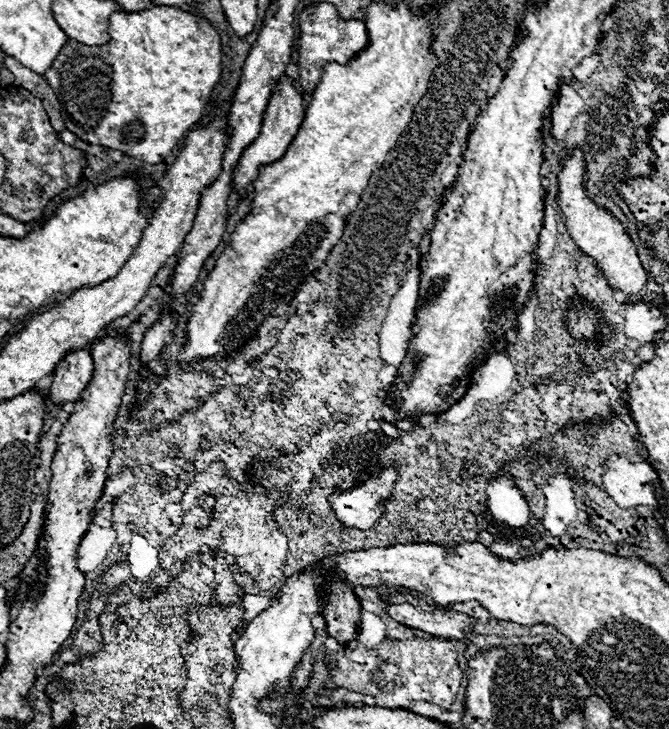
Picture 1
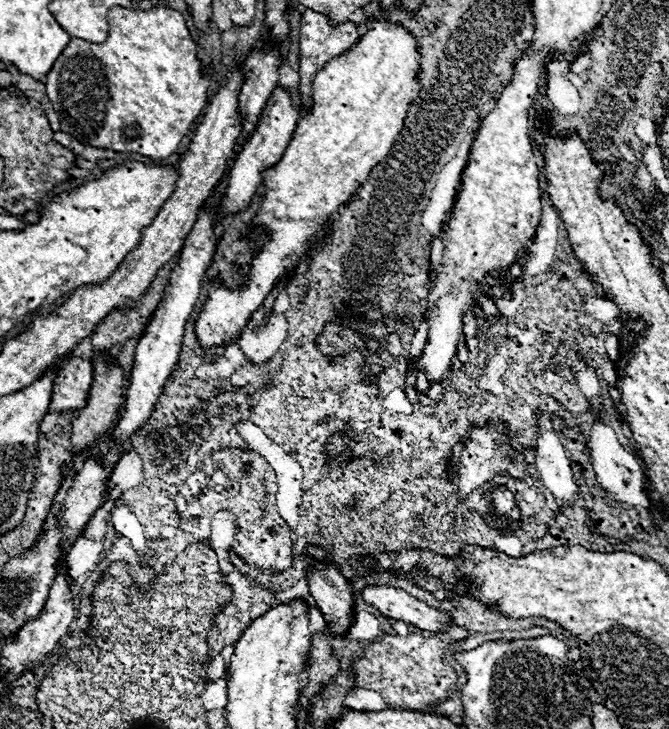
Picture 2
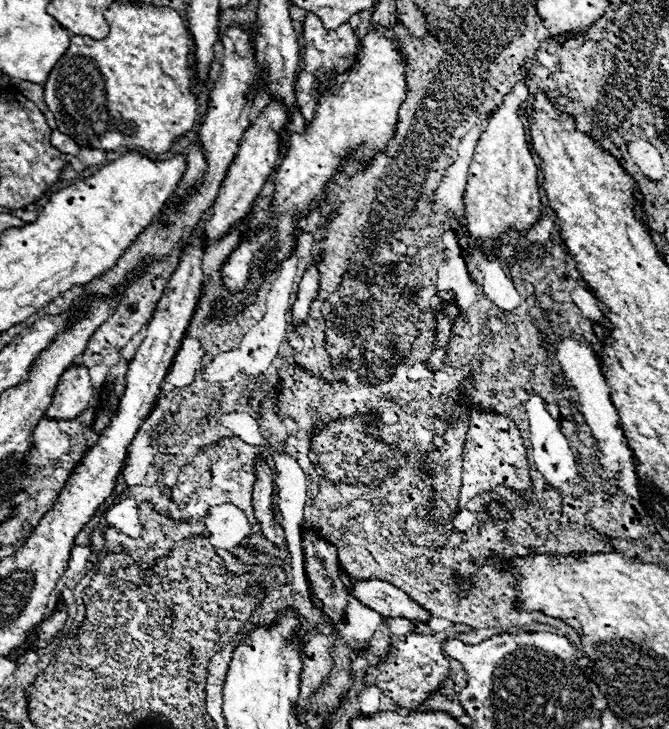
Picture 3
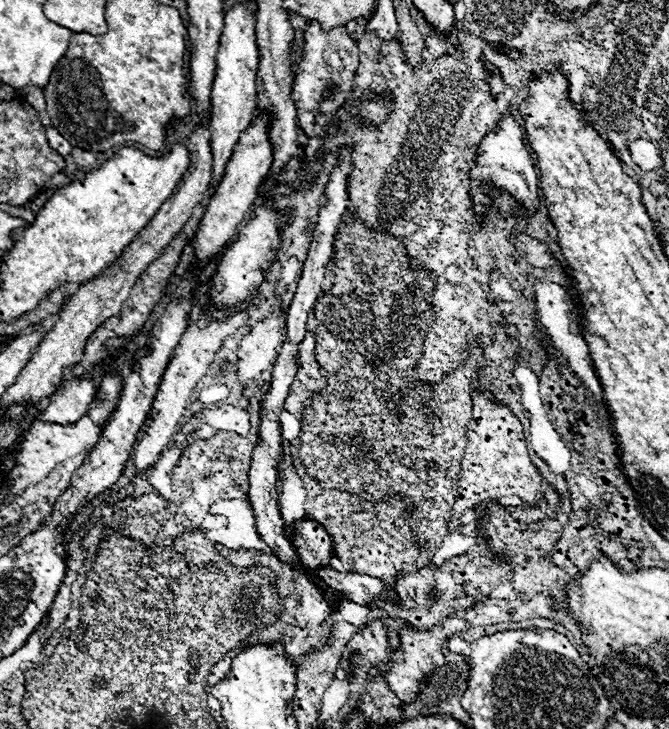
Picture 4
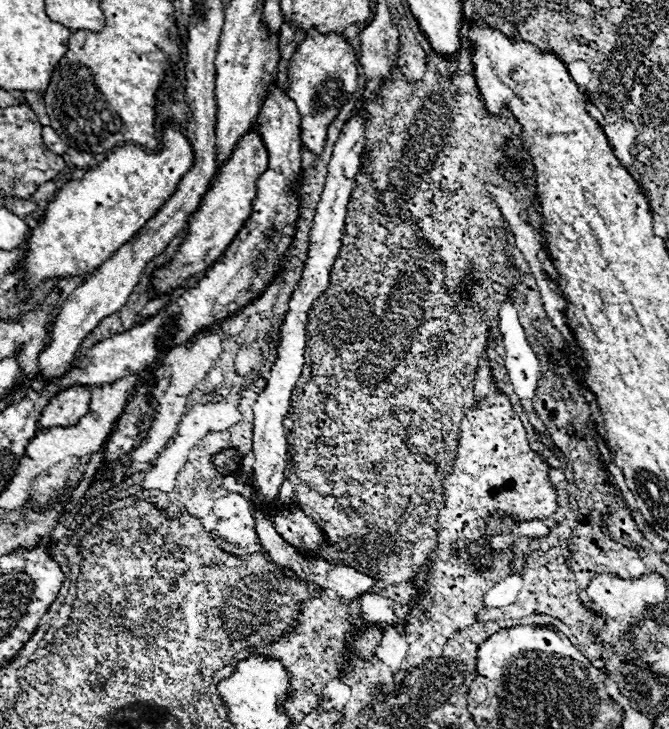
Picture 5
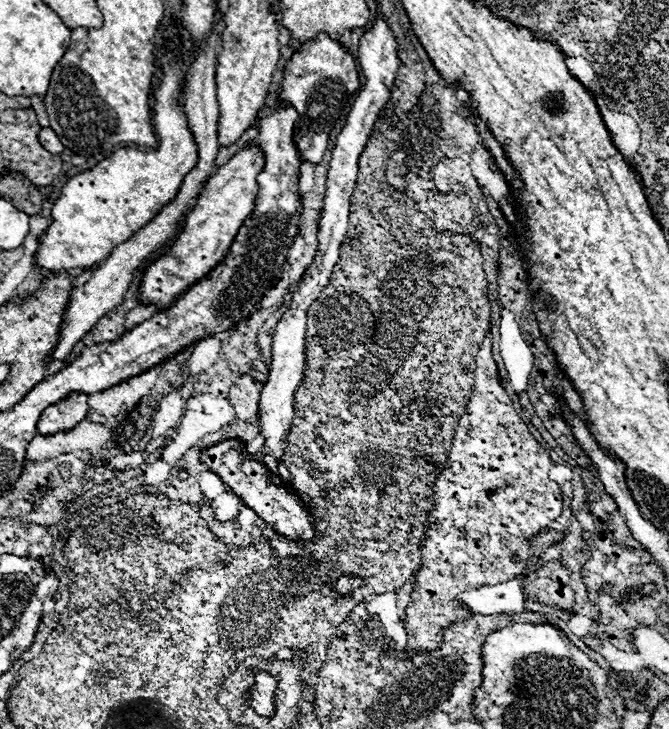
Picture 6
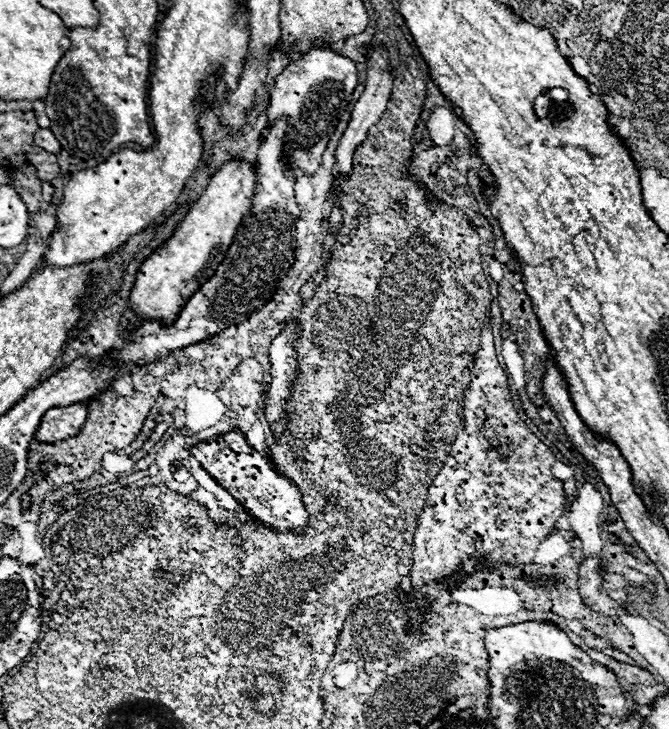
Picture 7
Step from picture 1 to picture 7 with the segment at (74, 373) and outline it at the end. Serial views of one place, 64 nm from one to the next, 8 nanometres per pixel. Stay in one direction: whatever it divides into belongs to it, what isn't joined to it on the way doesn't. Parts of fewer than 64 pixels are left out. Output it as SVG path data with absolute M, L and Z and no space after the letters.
M80 400L80 404L70 404L68 408L52 408L44 414L44 420L40 422L40 428L36 430L36 438L40 442L54 444L58 440L66 440L70 436L76 436L86 420L86 402Z

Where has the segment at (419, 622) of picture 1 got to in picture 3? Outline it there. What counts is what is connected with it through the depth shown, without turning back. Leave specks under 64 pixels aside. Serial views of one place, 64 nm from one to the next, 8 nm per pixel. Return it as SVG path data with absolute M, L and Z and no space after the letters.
M364 580L354 582L352 596L356 596L364 606L376 610L382 616L400 616L408 620L416 620L420 624L430 622L430 612L408 598L408 594L384 580Z

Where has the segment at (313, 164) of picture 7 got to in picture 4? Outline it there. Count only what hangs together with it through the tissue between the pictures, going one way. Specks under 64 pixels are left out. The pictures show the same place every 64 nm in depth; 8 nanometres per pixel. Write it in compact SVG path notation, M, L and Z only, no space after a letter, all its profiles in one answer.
M310 20L304 30L304 50L302 60L296 68L296 78L292 86L292 98L298 108L298 120L308 138L324 134L330 116L344 104L352 92L352 80L358 68L358 46L346 28L322 30L320 22Z

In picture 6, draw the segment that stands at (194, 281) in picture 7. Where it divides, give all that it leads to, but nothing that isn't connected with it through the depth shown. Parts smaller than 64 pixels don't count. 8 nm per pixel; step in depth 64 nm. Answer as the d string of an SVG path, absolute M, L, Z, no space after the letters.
M258 146L238 150L224 166L216 168L216 174L202 188L194 208L186 214L178 240L172 244L166 256L154 260L144 270L138 296L142 304L160 304L162 308L168 308L174 302L174 296L186 292L224 258L240 230L240 224L244 224L254 208L254 196L258 192L256 176L262 172L262 168L264 156Z

